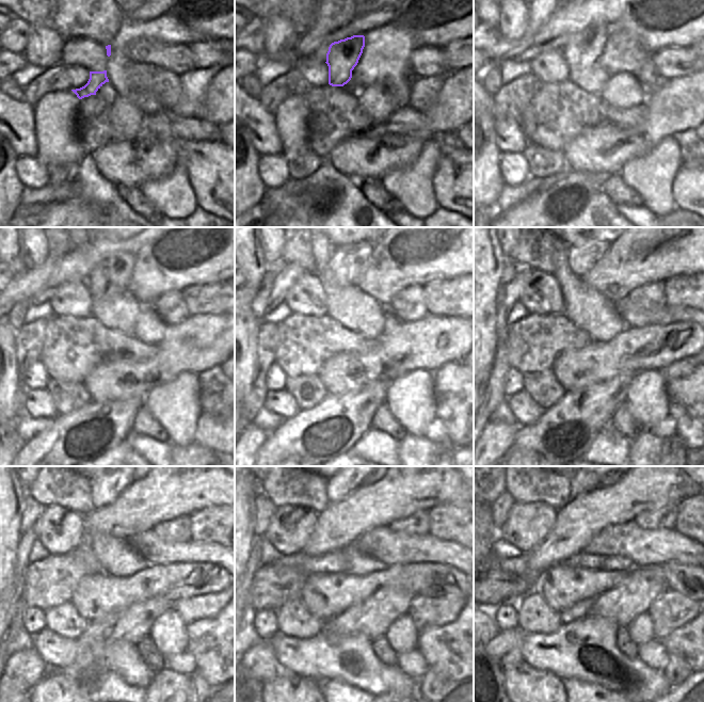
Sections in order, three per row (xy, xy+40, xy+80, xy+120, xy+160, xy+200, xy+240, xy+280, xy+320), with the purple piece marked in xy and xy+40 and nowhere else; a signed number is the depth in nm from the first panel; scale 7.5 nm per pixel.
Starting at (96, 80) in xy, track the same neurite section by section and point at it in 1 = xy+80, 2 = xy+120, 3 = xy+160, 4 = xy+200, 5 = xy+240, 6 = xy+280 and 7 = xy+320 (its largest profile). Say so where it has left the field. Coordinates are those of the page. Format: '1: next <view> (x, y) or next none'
1: next xy+80 (582, 50)
2: next xy+120 (112, 276)
3: next xy+160 (348, 262)
4: next xy+200 (580, 259)
5: next xy+240 (107, 489)
6: next xy+280 (339, 488)
7: next xy+320 (578, 488)

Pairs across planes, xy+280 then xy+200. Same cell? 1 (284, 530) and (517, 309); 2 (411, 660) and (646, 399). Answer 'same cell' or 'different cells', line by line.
1: different cells
2: different cells

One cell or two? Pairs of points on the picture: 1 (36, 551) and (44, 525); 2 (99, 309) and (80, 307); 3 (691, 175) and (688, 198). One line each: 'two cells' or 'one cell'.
1: two cells
2: two cells
3: one cell

